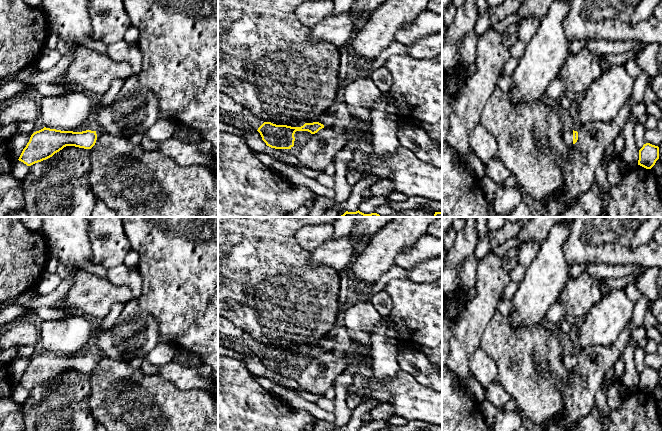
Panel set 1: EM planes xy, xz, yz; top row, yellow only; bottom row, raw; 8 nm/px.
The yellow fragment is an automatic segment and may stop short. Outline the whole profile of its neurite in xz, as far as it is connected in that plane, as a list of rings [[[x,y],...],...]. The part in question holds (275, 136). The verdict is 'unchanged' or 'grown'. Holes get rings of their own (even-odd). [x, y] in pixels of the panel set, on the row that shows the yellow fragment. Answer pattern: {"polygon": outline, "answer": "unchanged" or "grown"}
{"polygon": [[[334,112],[324,113],[319,116],[318,122],[305,123],[301,127],[264,122],[257,131],[260,133],[262,140],[267,146],[275,149],[291,149],[294,146],[294,134],[296,131],[308,131],[311,134],[315,134],[322,128],[331,127],[333,123]]], "answer": "grown"}

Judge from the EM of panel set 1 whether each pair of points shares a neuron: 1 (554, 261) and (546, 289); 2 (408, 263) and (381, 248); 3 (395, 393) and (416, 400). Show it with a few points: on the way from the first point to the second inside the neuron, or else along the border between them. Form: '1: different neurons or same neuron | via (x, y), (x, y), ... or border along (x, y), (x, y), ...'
1: same neuron | via (550, 268), (546, 276), (546, 282)
2: different neurons | border along (416, 242), (405, 248), (396, 257), (394, 263)
3: same neuron | via (400, 393), (403, 393), (411, 400)

